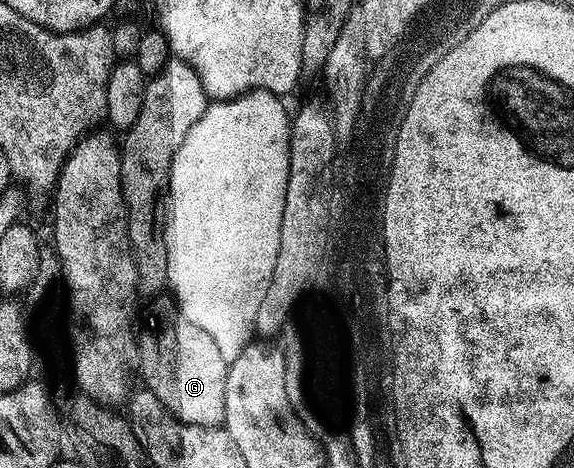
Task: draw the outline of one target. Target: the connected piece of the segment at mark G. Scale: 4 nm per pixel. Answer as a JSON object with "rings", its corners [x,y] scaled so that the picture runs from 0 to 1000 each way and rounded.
{"rings":[[[315,671],[282,684],[282,712],[240,754],[244,812],[308,897],[357,915],[385,915],[394,904],[394,818],[397,763],[376,739],[369,714],[355,714]]]}

